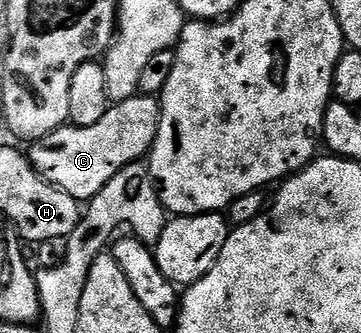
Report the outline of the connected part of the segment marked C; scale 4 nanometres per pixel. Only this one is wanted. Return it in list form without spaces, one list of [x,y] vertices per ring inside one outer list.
[[[137,94],[121,104],[112,104],[94,126],[65,126],[46,134],[46,138],[31,141],[32,149],[27,149],[26,155],[43,180],[74,199],[87,202],[100,193],[122,166],[143,161],[151,153],[159,129],[159,99]]]

